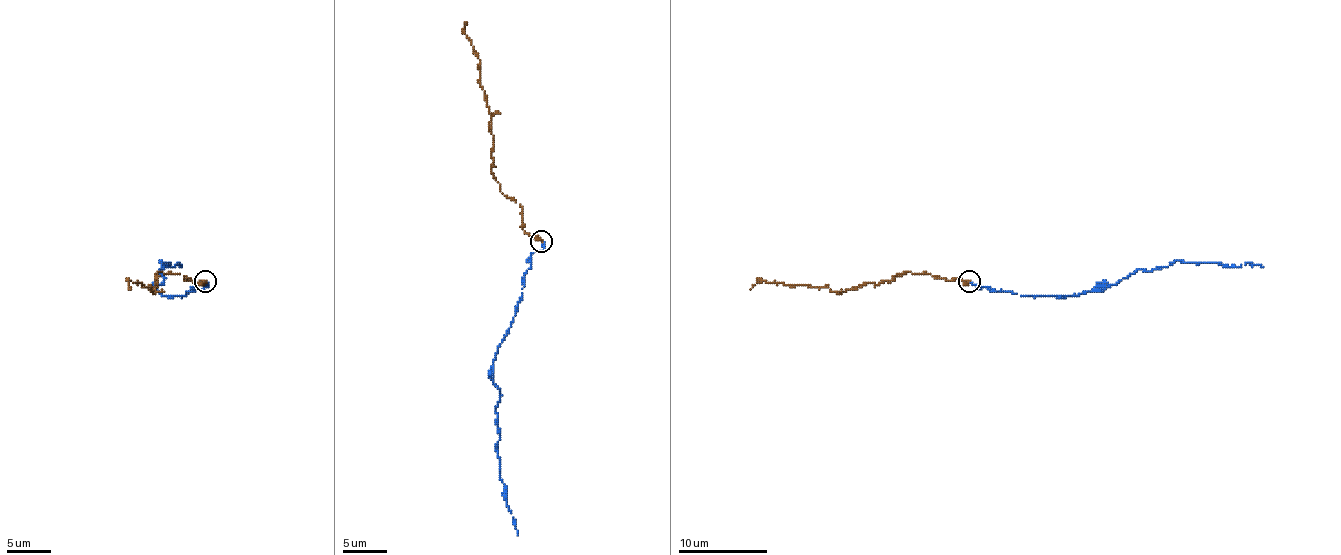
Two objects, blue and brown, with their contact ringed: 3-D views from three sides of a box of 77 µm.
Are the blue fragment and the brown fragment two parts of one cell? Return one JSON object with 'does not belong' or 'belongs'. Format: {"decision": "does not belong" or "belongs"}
{"decision": "belongs"}

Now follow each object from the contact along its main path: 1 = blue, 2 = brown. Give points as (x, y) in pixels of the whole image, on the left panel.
1: (206, 282), (186, 296), (162, 296), (157, 291), (164, 280), (162, 260), (181, 267)
2: (206, 280), (193, 282), (159, 271), (155, 291), (130, 280), (130, 289)

